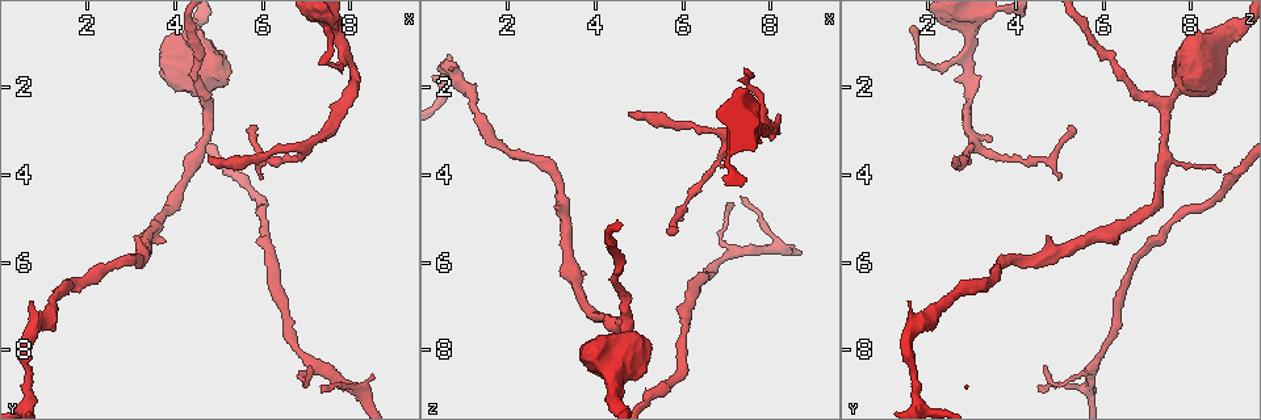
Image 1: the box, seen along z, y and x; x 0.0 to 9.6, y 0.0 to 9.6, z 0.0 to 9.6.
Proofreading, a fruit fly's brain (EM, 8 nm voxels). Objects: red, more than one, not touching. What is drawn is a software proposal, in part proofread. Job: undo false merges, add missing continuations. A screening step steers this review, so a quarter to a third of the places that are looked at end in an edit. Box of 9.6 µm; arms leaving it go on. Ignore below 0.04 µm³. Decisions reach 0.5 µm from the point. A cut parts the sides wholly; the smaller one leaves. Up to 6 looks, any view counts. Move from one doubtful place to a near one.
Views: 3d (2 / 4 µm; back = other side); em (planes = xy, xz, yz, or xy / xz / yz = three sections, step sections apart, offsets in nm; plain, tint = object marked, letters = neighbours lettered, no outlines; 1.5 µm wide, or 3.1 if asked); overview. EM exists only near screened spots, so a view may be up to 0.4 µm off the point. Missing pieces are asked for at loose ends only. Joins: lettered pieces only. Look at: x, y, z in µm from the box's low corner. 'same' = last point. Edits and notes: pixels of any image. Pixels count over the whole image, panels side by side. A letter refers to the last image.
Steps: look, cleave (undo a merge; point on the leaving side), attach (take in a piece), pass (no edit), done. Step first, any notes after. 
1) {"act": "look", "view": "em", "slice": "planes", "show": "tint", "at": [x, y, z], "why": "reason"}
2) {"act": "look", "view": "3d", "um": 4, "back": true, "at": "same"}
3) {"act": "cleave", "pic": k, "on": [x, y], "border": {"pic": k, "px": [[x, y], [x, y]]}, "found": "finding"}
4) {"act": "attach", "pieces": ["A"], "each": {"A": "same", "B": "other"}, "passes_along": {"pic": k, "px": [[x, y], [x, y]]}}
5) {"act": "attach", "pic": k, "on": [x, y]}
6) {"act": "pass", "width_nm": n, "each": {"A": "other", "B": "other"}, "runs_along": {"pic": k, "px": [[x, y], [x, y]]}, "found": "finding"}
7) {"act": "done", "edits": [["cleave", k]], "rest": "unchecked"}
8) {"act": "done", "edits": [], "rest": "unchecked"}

{"act": "look", "view": "3d", "um": 2, "at": [7.35, 8.85, 4.45], "why": "free end"}

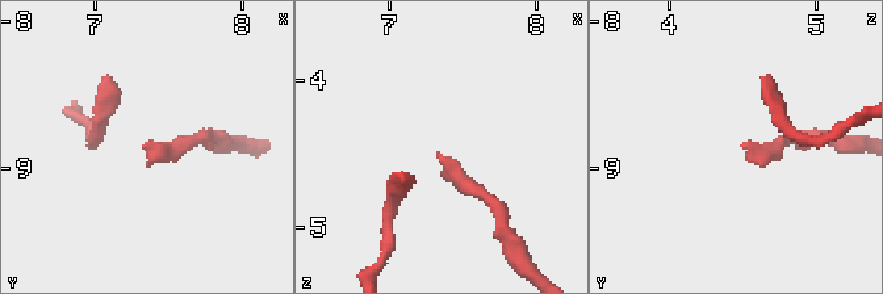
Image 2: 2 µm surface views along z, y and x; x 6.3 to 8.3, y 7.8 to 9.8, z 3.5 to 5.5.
{"act": "look", "view": "em", "slice": "planes", "show": "plain", "at": [7.32, 8.84, 4.50], "why": "now the EM"}

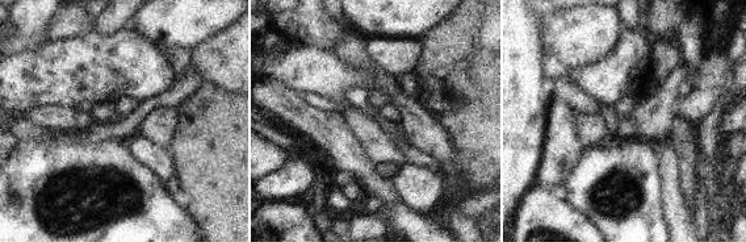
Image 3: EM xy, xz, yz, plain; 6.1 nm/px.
{"act": "look", "view": "em", "slice": "planes", "show": "letters", "at": "same", "why": "what lies round it"}

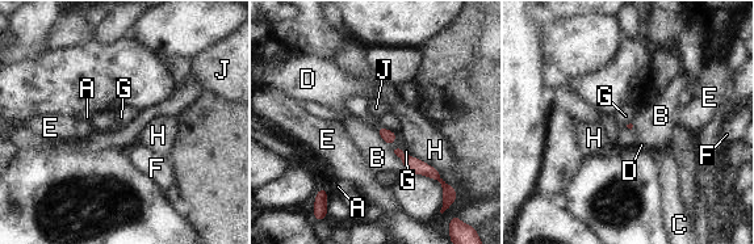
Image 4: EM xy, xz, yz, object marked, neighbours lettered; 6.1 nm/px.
{"act": "pass", "each": {"A": "other", "B": "other", "C": "other", "D": "other", "E": "other", "F": "other", "G": "other", "H": "other", "J": "other"}, "found": "none of them fits"}

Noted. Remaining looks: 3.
{"act": "look", "view": "em", "slice": "xz", "step": 4, "show": "letters", "at": [5.80, 2.90, 5.40], "why": "tapers out"}

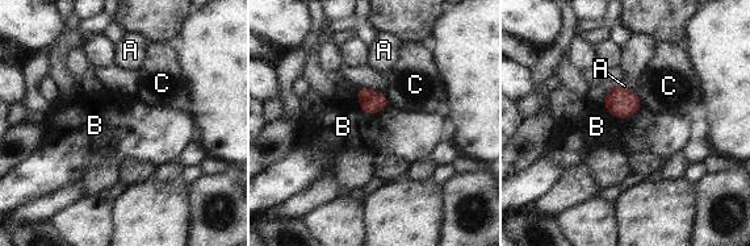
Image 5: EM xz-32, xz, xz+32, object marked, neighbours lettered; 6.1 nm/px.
{"act": "look", "view": "em", "slice": "planes", "show": "letters", "at": "same"}

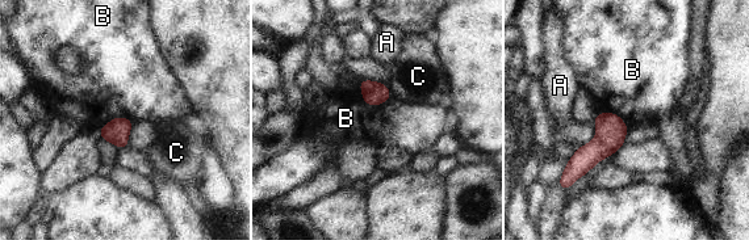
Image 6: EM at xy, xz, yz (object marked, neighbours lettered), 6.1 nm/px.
{"act": "pass", "each": {"A": "other", "B": "other", "C": "other"}, "border": {"pic": 6, "px": [[358, 81], [368, 104], [390, 96]]}, "found": "none of them fits"}

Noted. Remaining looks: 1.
{"act": "done", "edits": [], "rest": "unchecked"}

